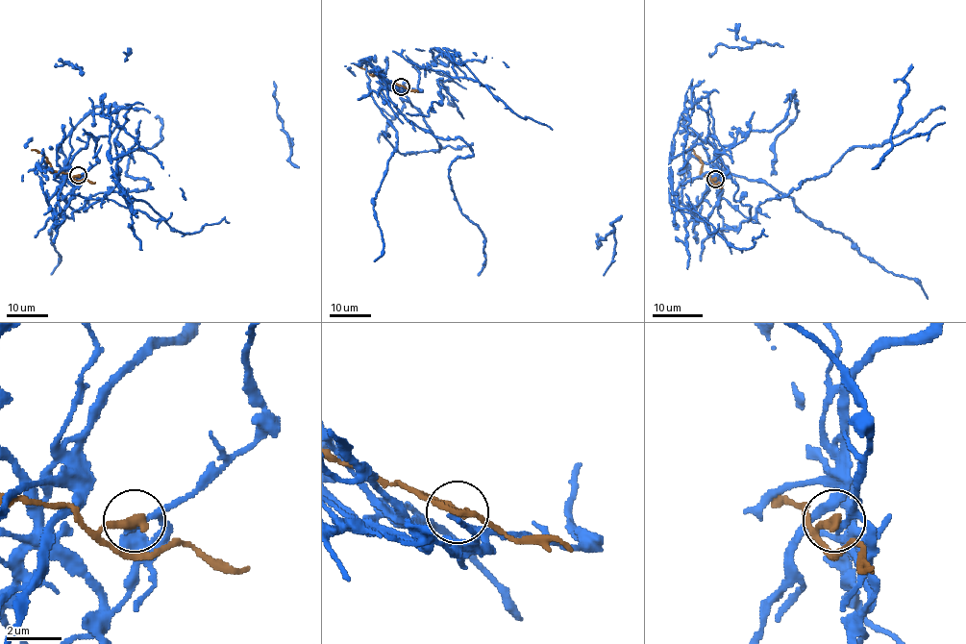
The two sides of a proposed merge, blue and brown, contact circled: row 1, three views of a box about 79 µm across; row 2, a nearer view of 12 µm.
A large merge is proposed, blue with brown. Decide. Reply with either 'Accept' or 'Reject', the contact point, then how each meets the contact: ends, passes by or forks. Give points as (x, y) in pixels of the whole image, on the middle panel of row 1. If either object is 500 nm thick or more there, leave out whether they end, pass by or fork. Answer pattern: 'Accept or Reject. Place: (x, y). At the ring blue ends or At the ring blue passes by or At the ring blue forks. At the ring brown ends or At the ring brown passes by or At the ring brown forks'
Reject. Place: (401, 86). At the ring blue ends. At the ring brown ends

